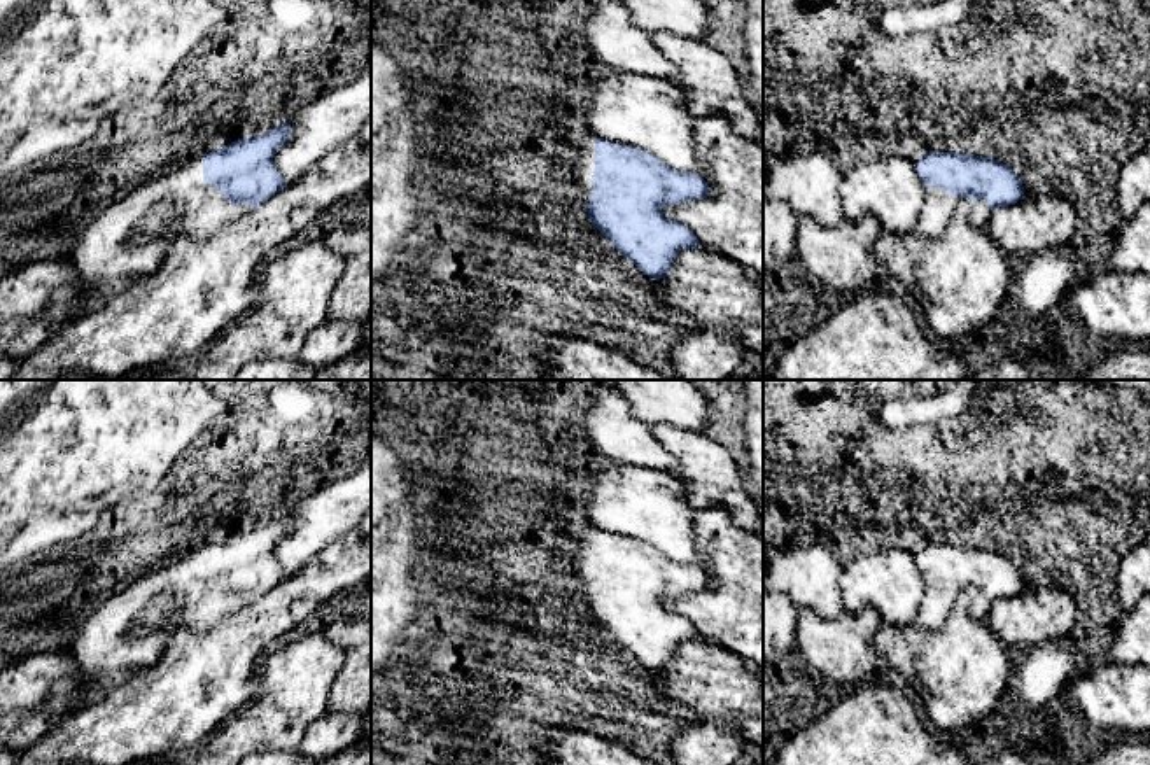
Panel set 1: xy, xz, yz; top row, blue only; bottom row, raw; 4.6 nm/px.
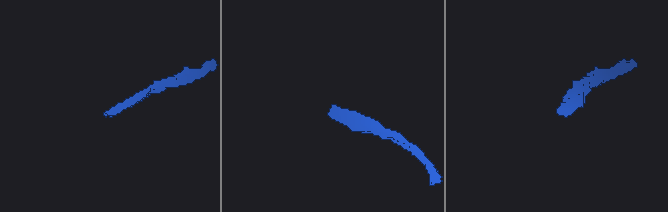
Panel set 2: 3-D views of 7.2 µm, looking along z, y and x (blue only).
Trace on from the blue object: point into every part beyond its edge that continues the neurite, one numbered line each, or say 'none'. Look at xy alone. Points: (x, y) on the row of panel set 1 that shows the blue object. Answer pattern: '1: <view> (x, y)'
1: xy (128, 238)

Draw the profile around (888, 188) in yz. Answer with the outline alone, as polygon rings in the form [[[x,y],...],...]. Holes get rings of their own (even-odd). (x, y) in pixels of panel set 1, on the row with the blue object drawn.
[[[880,156],[859,163],[838,184],[842,217],[859,222],[873,215],[886,233],[912,233],[926,201],[926,186],[914,163],[898,156]]]

